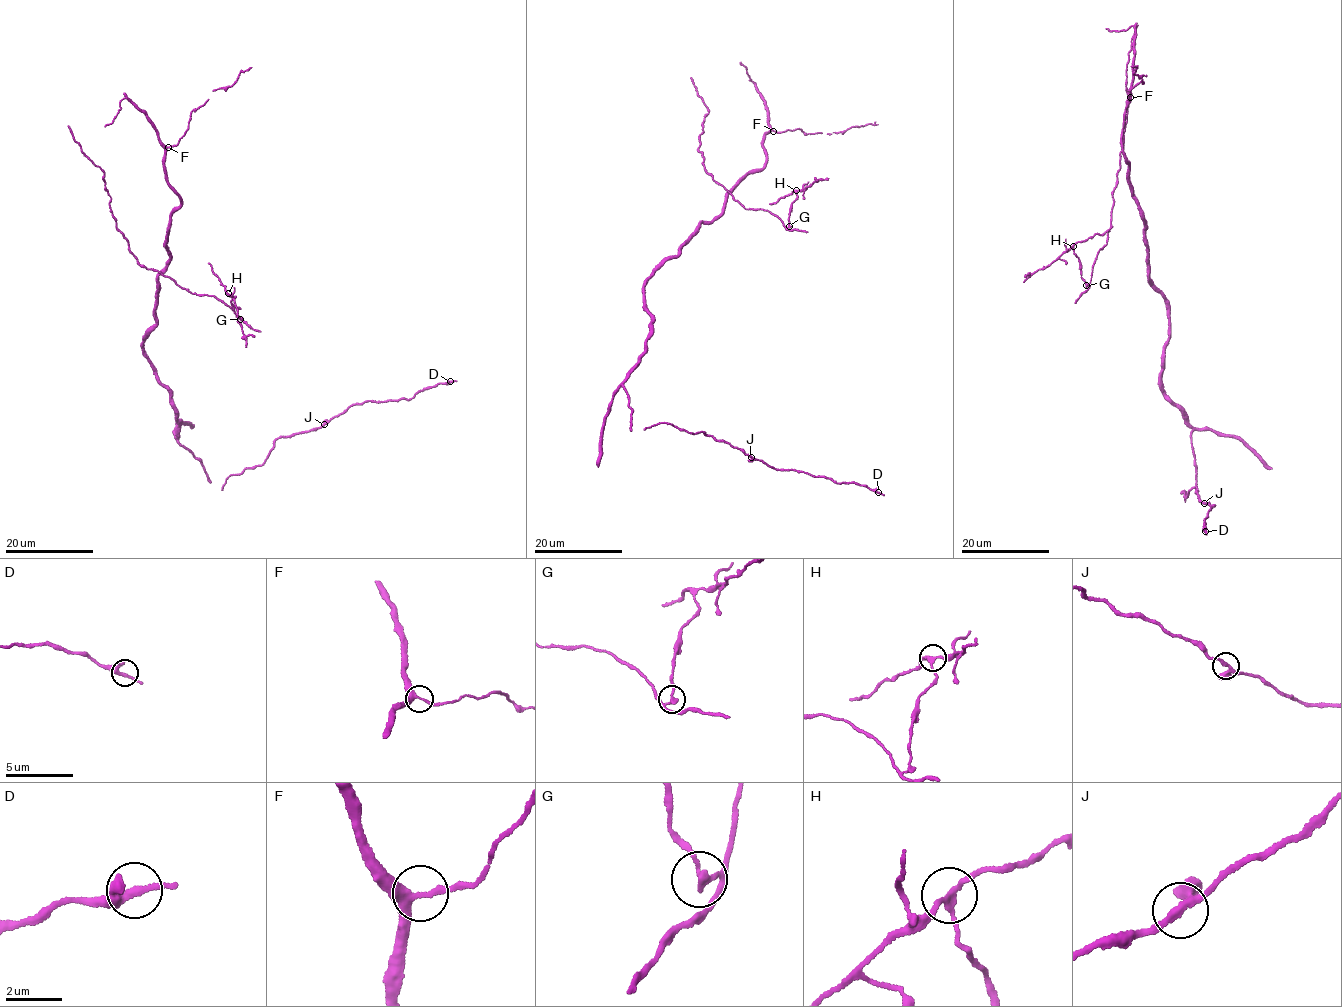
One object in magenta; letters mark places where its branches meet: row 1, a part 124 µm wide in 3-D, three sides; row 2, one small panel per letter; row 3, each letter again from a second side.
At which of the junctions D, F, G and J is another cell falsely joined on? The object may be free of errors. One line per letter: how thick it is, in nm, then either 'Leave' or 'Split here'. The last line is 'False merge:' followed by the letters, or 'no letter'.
D: Thickness 240 nm. Leave
F: Thickness 280 nm. Leave
G: Thickness 200 nm. Split here
J: Thickness 220 nm. Leave
False merge: G

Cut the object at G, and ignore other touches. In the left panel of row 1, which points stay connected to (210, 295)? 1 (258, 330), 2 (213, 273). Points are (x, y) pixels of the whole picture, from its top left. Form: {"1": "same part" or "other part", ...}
{"1": "same part", "2": "other part"}

